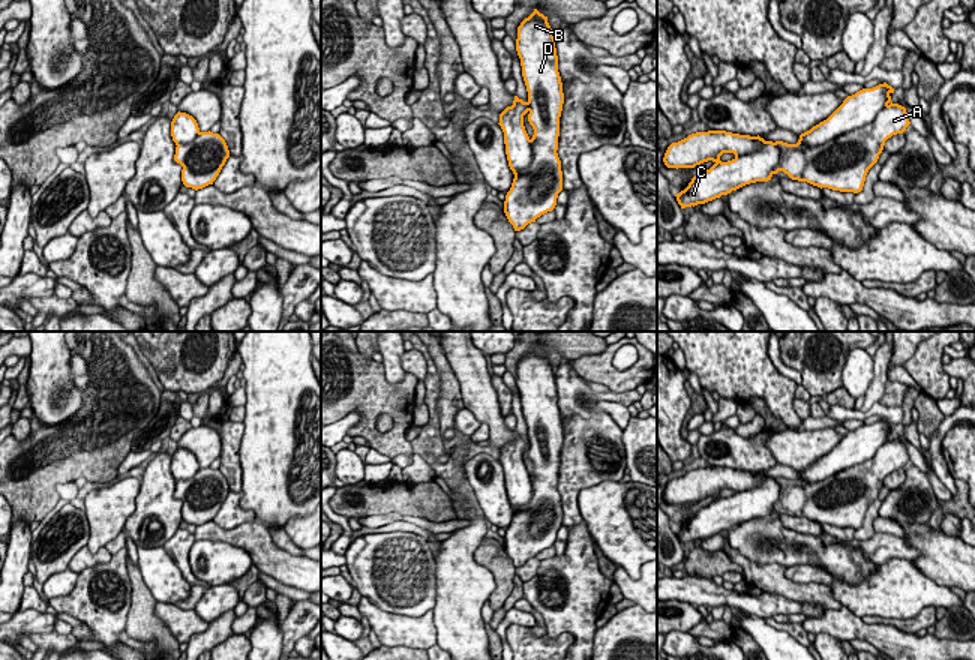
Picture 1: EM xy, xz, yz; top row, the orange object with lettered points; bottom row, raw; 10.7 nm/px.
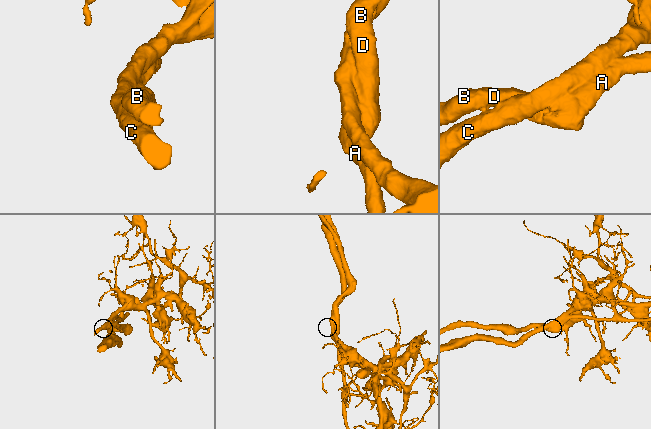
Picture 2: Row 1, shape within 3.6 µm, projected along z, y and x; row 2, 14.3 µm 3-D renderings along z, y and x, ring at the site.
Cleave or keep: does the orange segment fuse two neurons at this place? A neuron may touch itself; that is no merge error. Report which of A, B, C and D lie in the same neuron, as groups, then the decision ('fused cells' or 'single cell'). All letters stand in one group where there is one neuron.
A B D / C; fused cells

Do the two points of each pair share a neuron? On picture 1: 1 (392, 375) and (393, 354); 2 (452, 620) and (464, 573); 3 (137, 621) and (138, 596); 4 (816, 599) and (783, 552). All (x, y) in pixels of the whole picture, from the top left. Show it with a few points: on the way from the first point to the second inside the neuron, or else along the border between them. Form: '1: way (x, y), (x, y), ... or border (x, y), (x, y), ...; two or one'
1: way (392, 371), (392, 359); one
2: way (458, 608), (462, 585); one
3: way (138, 615), (138, 602); one
4: border (752, 560), (782, 564), (786, 569); two

